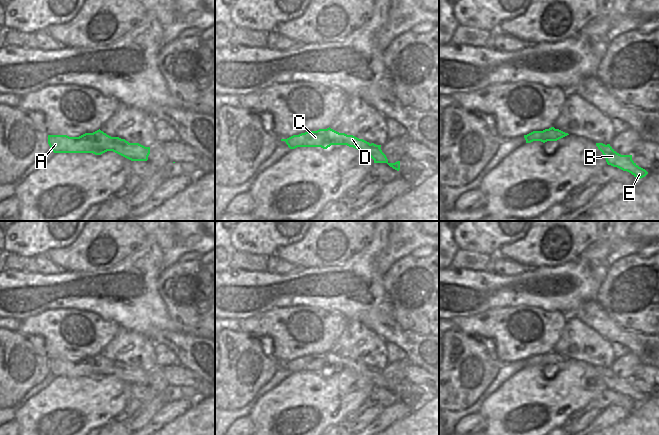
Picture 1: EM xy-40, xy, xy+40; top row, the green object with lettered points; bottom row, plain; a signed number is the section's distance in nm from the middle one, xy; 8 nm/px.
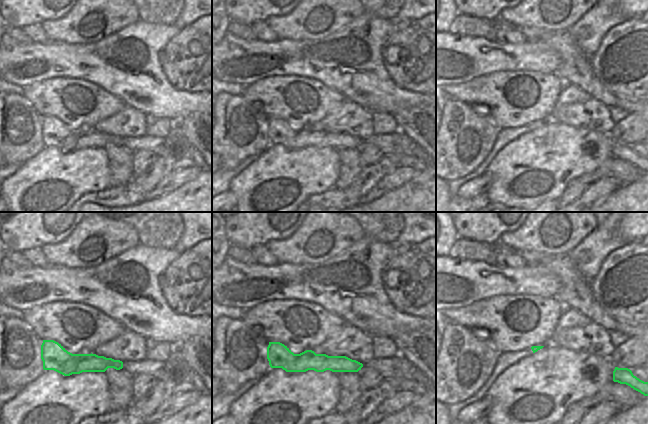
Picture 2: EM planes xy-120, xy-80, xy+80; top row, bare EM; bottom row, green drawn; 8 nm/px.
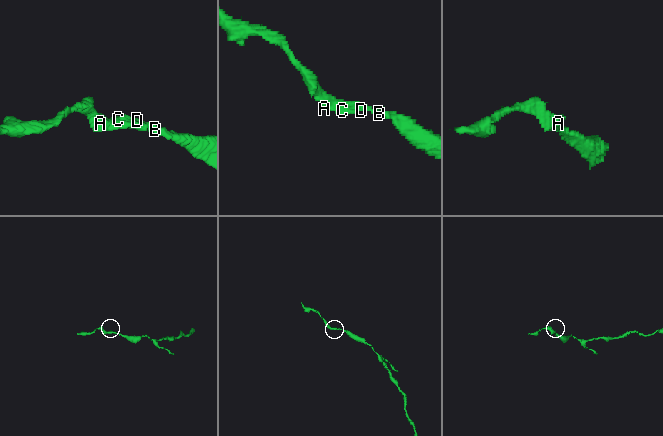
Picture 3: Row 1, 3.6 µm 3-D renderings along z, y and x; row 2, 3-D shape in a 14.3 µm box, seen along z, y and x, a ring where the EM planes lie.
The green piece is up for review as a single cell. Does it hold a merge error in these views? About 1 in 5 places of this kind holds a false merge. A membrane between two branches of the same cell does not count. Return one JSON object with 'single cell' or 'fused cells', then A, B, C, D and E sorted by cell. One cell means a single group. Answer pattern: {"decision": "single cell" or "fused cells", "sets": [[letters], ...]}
{"decision": "single cell", "sets": [["A", "B", "C", "D", "E"]]}

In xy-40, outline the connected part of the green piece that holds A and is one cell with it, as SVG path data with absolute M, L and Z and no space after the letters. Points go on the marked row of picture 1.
M100 129L79 137L48 135L50 151L54 153L93 153L101 155L113 151L131 161L147 161L150 147L129 143L119 137L111 137Z

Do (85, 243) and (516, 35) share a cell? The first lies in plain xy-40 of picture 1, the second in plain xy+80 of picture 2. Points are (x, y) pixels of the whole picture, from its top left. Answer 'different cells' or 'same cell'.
different cells

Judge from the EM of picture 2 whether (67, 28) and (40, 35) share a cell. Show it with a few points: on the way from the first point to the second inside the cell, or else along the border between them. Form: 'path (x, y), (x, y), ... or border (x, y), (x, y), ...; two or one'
border (40, 24), (49, 41); two

